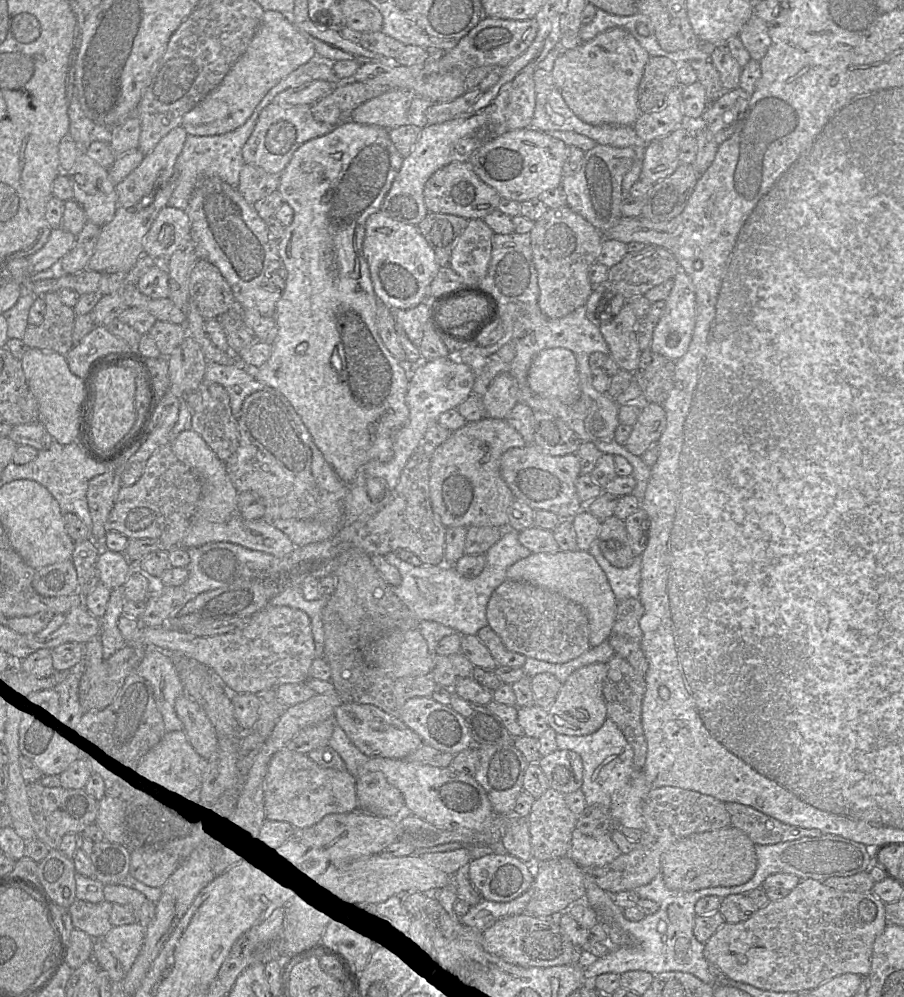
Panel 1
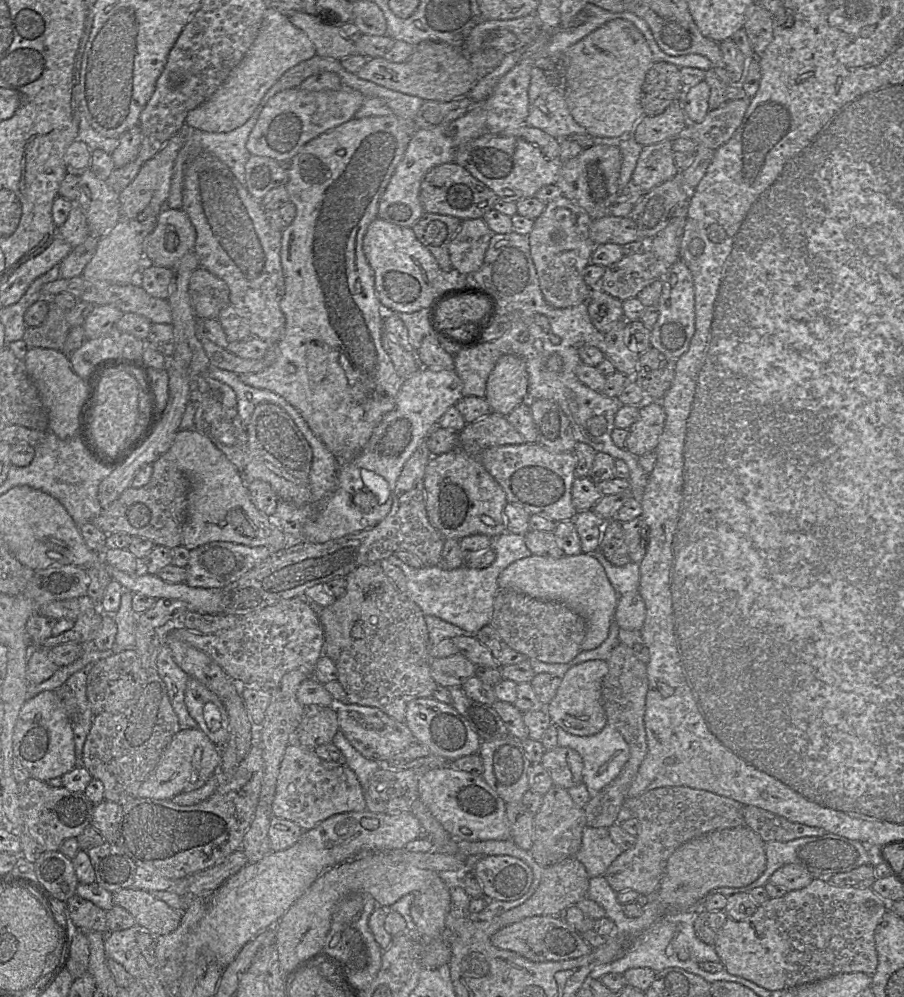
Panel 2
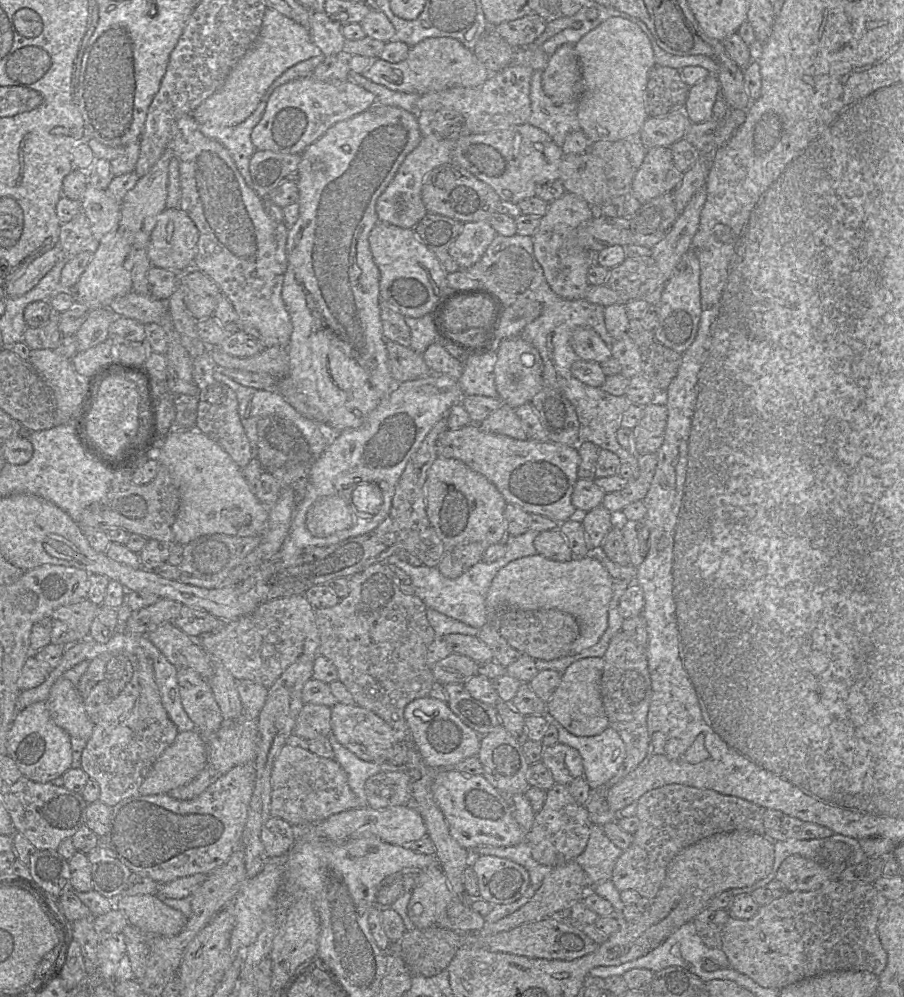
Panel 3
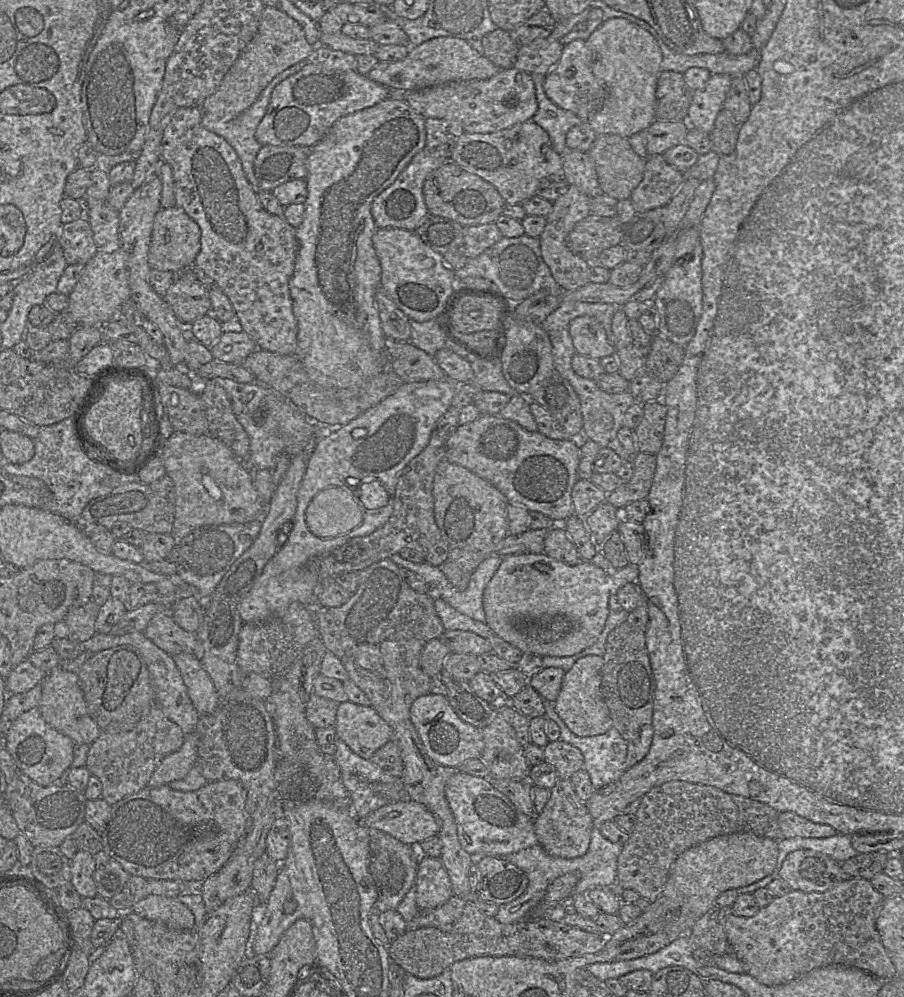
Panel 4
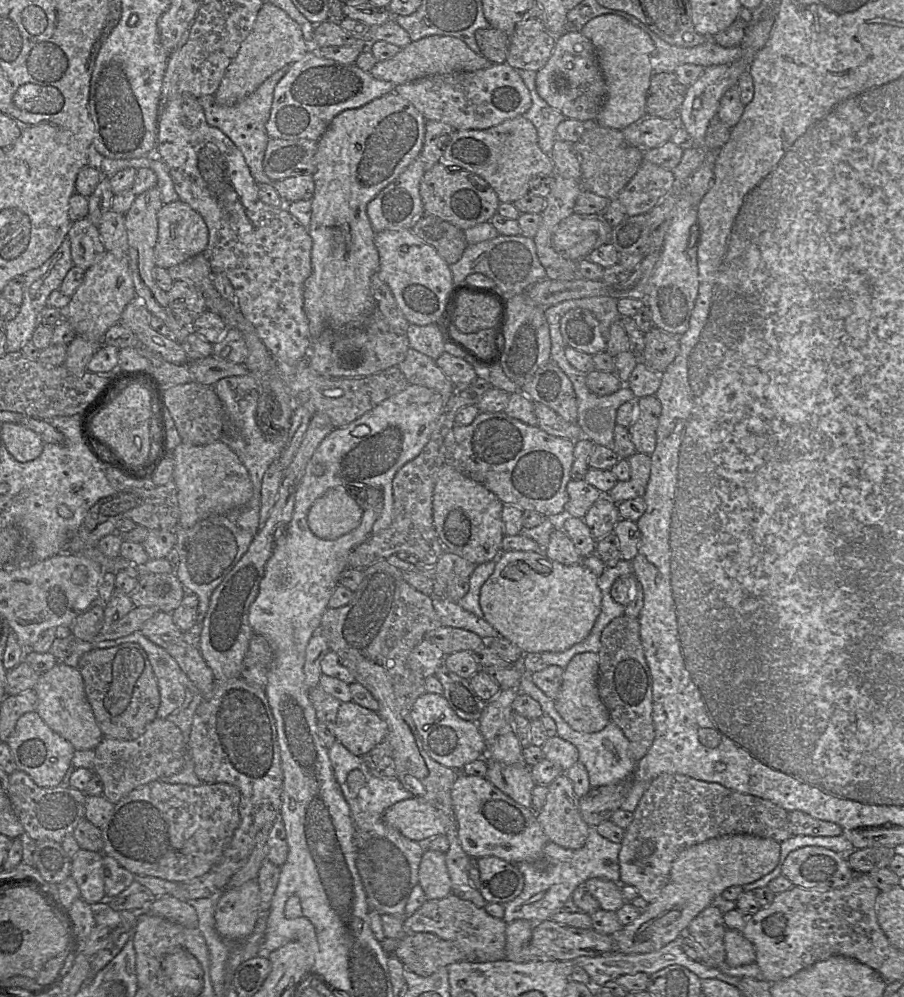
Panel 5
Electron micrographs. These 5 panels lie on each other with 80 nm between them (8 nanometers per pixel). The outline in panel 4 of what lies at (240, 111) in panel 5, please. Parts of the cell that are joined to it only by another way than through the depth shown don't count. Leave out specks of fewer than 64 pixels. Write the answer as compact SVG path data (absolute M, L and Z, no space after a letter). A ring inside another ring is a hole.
M300 61L299 63L287 68L286 70L275 76L272 81L262 90L256 101L237 118L230 121L221 121L210 113L204 113L202 116L202 126L208 131L223 137L234 148L239 160L241 161L242 168L247 180L251 185L254 186L255 189L258 188L257 178L254 173L254 160L262 147L262 145L255 138L256 129L266 114L271 94L275 87L289 76L299 72L307 63L309 62Z

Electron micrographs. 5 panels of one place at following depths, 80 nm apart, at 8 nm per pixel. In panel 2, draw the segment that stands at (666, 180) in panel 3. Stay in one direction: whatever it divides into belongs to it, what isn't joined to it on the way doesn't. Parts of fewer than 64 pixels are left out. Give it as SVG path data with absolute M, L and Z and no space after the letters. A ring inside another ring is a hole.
M665 140L643 147L632 175L633 186L647 193L681 172L674 162L672 143L673 140Z

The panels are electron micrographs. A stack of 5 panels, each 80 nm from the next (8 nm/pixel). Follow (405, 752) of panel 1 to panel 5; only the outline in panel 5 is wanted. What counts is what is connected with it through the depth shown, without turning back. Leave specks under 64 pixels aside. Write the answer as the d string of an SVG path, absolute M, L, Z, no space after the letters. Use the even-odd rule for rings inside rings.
M353 701L341 702L334 725L336 740L356 756L369 752L387 735L387 724L378 712Z

